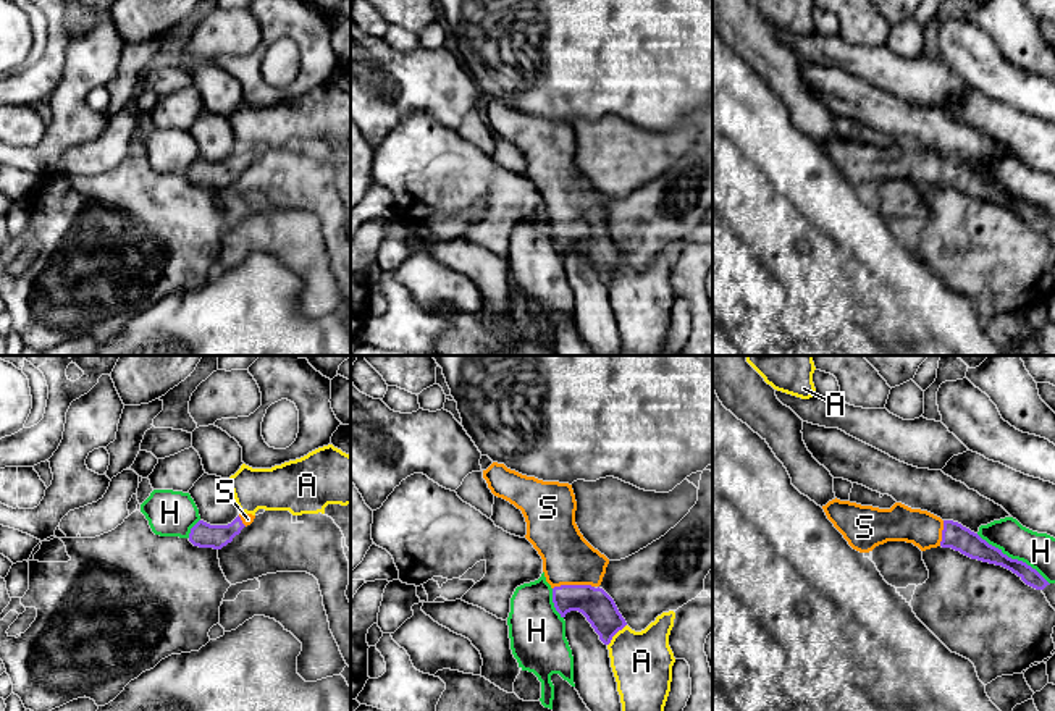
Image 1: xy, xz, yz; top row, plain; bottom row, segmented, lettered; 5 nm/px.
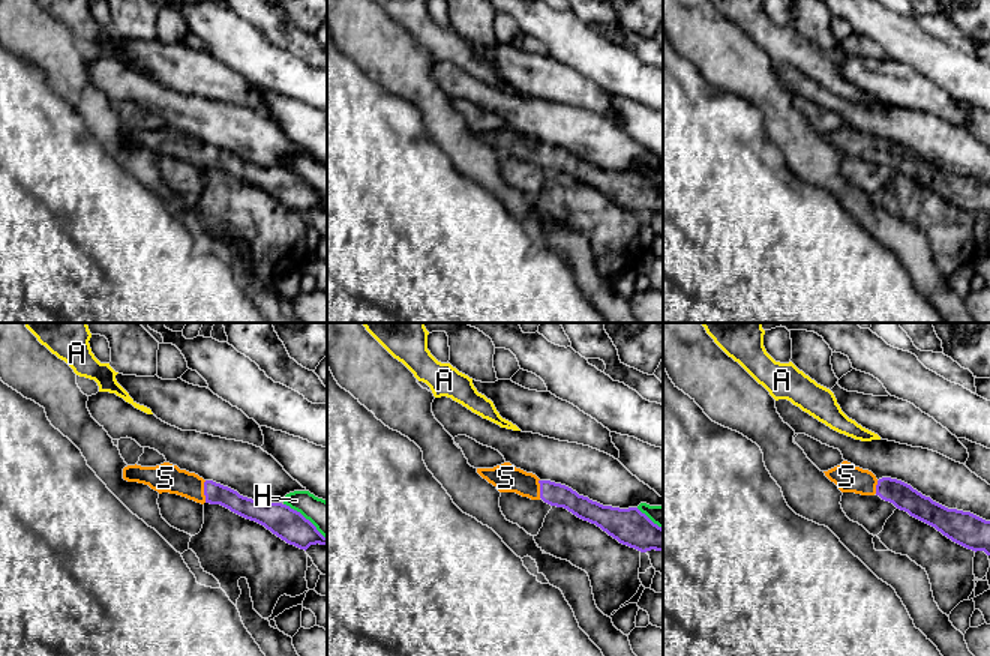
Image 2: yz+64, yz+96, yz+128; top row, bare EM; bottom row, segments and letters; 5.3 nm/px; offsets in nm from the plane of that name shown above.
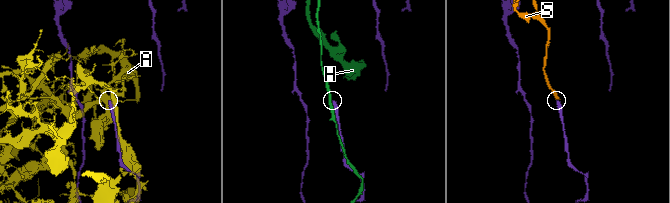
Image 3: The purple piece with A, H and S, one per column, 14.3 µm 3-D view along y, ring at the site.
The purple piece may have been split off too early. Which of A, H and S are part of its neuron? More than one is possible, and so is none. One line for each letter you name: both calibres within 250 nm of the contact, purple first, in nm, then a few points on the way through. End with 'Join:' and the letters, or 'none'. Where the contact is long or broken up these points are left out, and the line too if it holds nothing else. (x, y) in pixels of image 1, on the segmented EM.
S: Thickness 160 nm (purple) against 260 nm. Path across: xz (600, 610), (572, 585), (572, 566), (567, 558)
Join: S

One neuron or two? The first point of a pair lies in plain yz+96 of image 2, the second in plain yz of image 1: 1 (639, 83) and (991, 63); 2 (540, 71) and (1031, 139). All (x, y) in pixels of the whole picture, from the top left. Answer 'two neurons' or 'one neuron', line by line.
1: one neuron
2: two neurons

